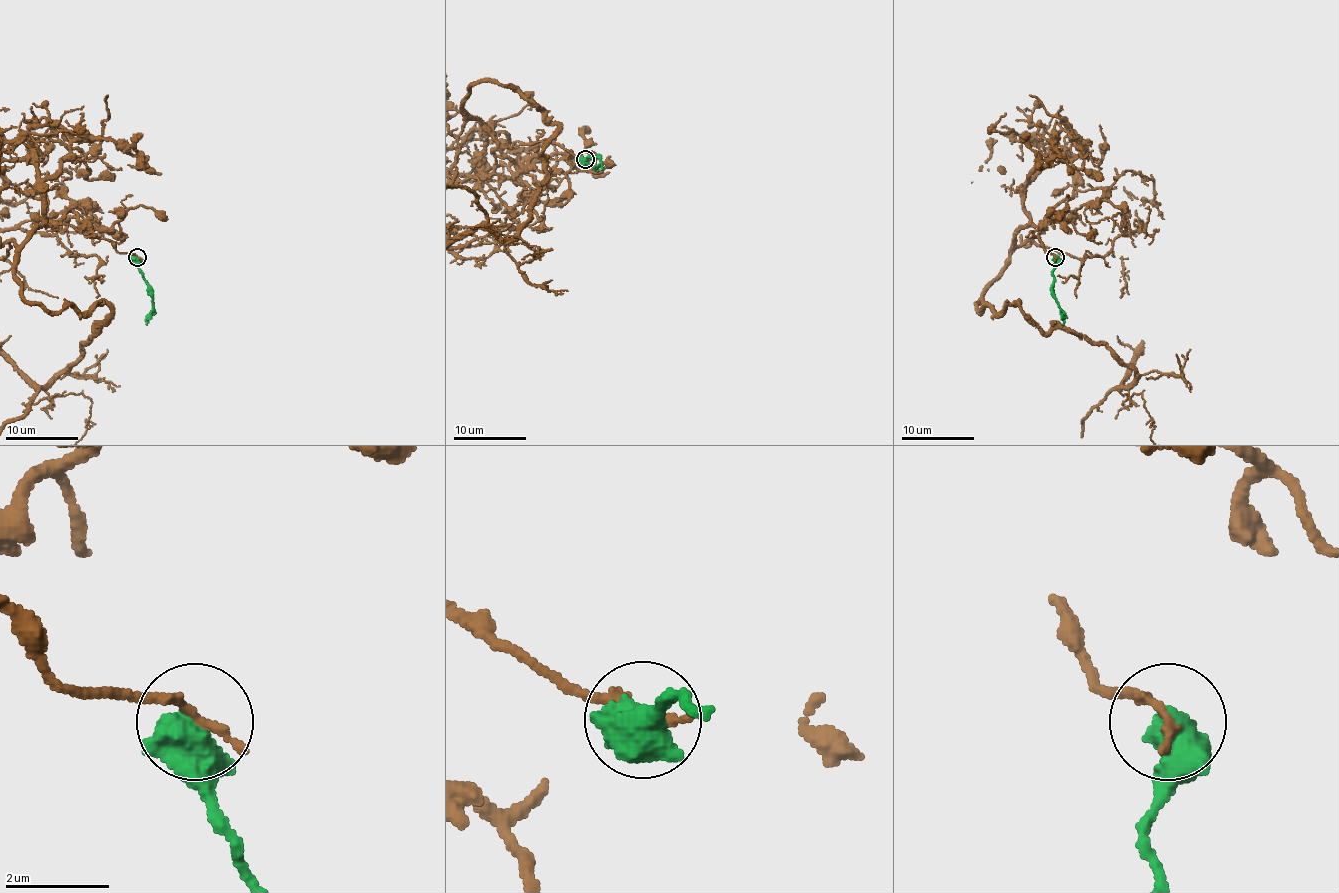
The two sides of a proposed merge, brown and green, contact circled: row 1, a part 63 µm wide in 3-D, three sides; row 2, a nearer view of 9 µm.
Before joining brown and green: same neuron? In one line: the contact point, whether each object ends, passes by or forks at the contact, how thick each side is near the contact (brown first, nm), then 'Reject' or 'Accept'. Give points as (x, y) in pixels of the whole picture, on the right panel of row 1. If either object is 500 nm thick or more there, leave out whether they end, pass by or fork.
Place: (1055, 257). Thickness 200 nm (brown) against 750 nm. Reject

